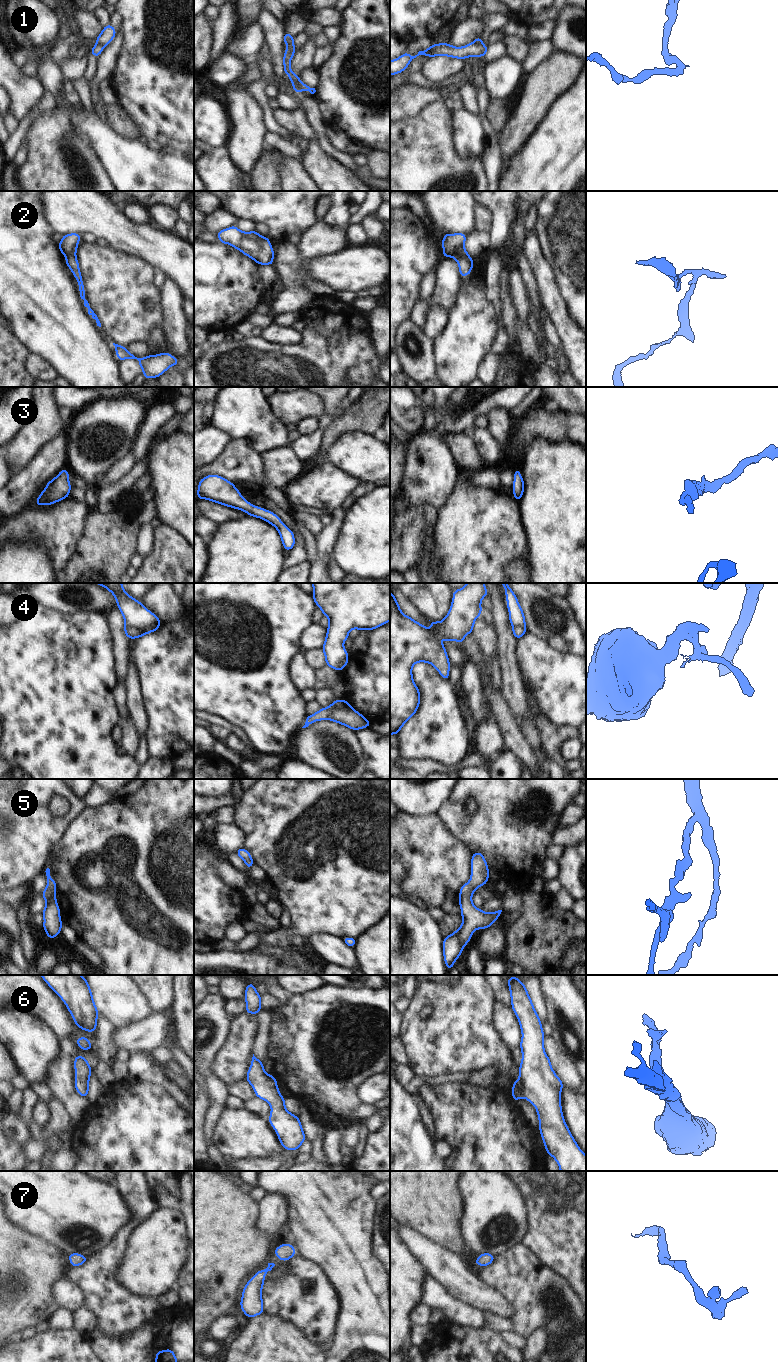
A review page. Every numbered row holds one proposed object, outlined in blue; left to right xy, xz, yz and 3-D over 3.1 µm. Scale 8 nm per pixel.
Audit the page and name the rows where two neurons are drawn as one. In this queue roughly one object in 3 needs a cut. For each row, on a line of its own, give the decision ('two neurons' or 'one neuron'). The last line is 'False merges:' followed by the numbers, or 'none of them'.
1: two neurons
2: two neurons
3: one neuron
4: two neurons
5: one neuron
6: one neuron
7: one neuron
False merges: 1, 2, 4

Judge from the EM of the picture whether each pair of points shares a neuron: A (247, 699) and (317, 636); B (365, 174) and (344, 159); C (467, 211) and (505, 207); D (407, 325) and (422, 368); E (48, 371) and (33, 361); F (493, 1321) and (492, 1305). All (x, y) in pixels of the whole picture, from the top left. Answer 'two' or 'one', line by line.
A: two
B: two
C: two
D: one
E: one
F: two

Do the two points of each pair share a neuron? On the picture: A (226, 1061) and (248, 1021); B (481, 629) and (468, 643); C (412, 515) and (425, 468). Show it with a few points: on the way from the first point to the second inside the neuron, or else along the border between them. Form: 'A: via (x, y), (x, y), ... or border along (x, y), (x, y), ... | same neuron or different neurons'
A: via (236, 1051), (241, 1045), (244, 1031) | same neuron
B: border along (472, 632), (484, 658) | different neurons
C: border along (400, 493), (405, 503), (417, 507), (425, 506) | different neurons

